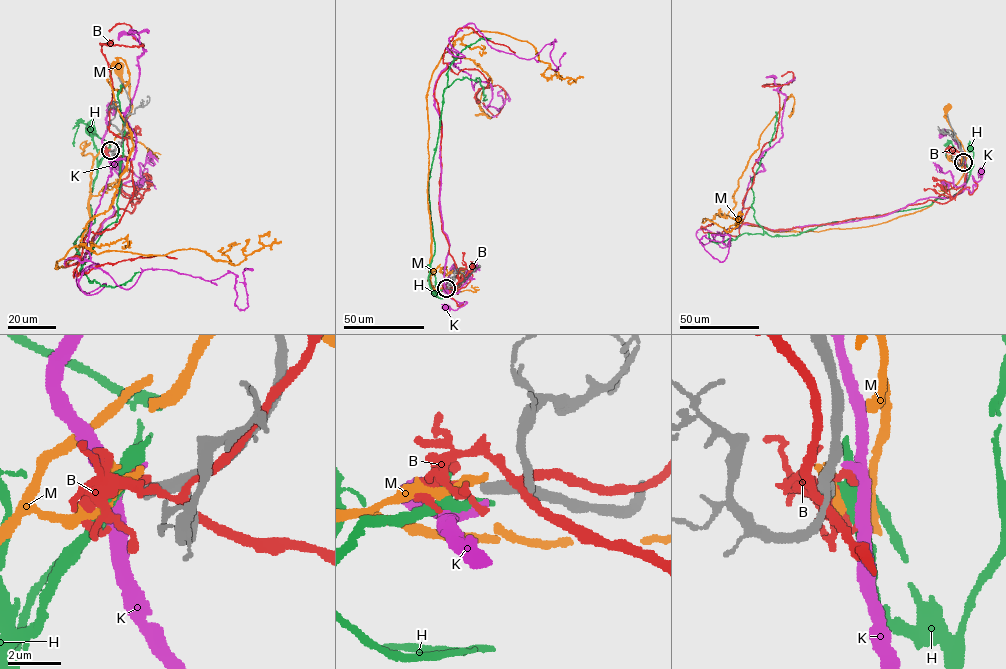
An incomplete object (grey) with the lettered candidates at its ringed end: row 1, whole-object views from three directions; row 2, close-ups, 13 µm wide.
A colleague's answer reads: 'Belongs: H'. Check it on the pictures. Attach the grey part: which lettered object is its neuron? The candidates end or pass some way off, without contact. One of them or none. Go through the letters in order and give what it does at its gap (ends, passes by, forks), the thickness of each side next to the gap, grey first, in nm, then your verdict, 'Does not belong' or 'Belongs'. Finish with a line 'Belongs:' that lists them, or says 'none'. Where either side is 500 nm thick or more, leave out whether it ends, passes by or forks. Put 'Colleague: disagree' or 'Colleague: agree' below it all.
B: Thickness 550 nm (grey) against 280 nm. Does not belong
H: Thickness 550 nm (grey) against 500 nm. Does not belong
K: Thickness 550 nm (grey) against 300 nm. Does not belong
M: Thickness 550 nm (grey) against 320 nm. Does not belong
Belongs: none
Colleague: disagree

